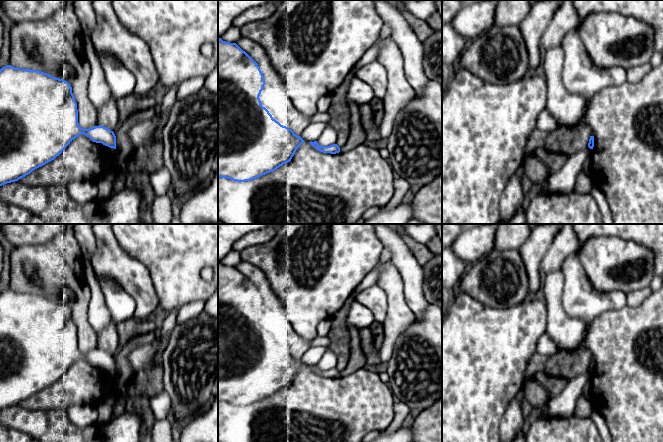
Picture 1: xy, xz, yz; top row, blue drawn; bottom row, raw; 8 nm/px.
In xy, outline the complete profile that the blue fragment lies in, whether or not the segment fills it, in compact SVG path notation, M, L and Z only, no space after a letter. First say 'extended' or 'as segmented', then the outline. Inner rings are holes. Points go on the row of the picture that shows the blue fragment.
as segmented; M11 65L0 69L0 186L18 181L54 160L81 134L93 142L116 149L116 136L110 129L101 125L90 129L79 126L77 103L67 81L38 70L15 68Z

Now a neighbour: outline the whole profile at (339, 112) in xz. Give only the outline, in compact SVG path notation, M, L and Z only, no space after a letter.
M351 71L343 83L331 94L332 103L327 111L330 120L327 125L334 128L337 133L336 144L341 148L347 141L350 134L350 108L346 93L355 73Z

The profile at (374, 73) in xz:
M376 60L365 65L355 73L355 77L371 86L374 97L383 99L387 91L388 75L381 63Z

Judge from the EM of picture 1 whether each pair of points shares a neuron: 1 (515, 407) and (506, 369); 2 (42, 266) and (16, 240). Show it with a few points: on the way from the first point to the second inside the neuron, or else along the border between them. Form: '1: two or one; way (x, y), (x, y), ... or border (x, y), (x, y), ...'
1: two; border (523, 389), (510, 401), (501, 418)
2: two; border (44, 242), (14, 247)

